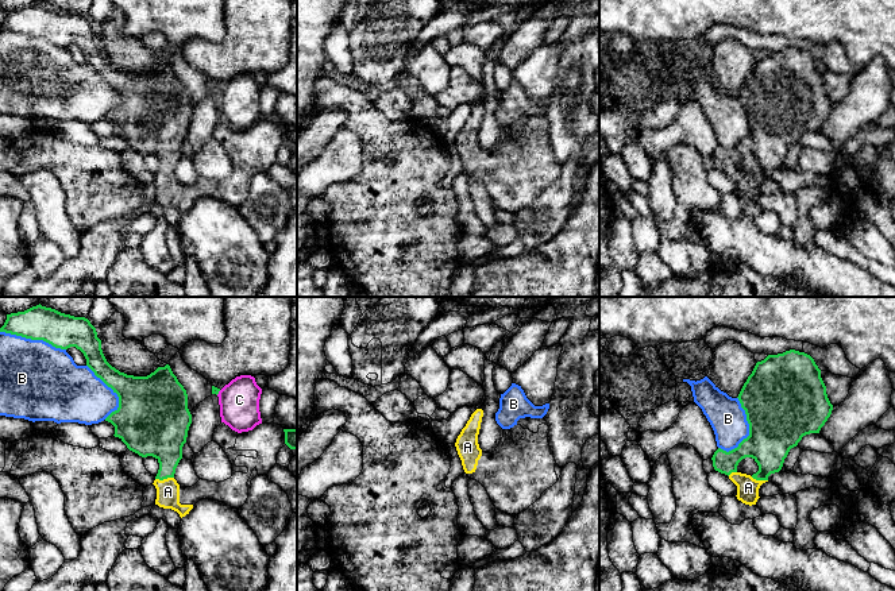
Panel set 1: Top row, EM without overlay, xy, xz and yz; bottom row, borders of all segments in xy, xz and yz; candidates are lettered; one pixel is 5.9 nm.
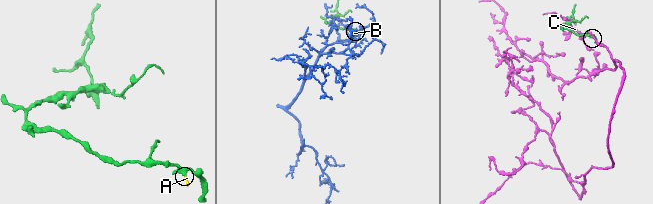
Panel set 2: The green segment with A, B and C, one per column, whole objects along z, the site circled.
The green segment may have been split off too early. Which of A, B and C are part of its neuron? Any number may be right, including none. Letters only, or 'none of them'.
A

